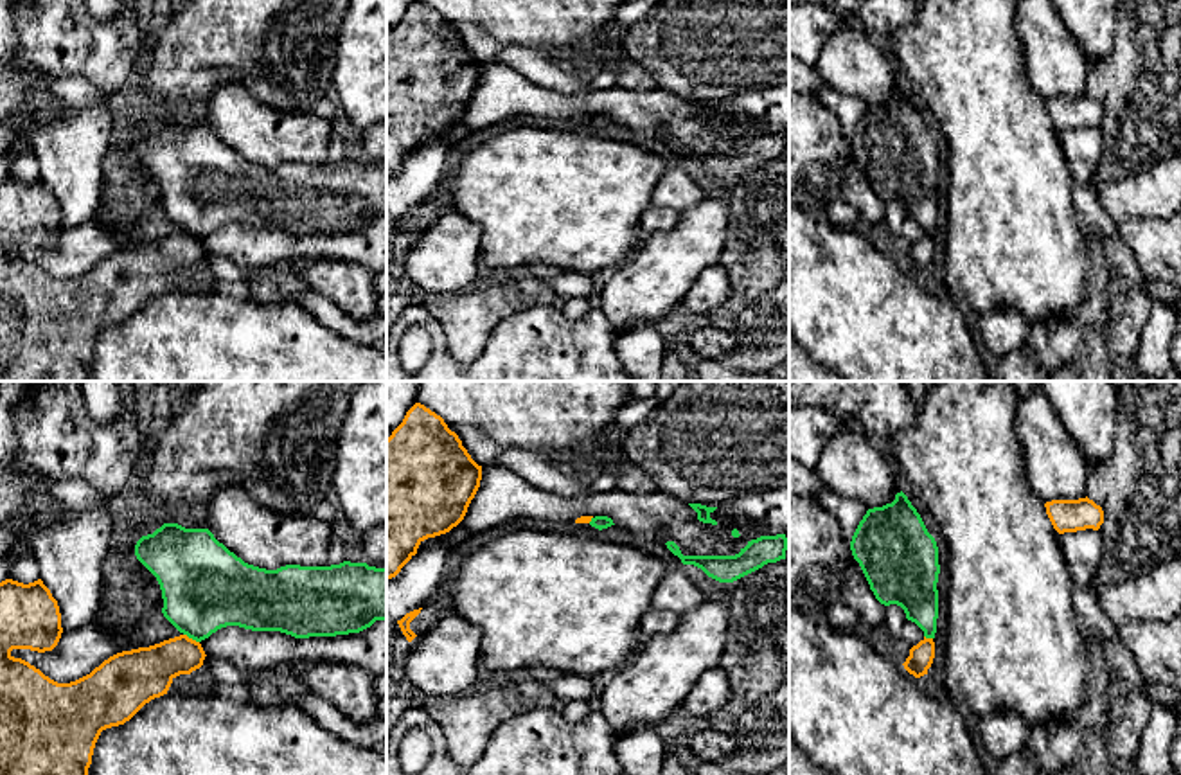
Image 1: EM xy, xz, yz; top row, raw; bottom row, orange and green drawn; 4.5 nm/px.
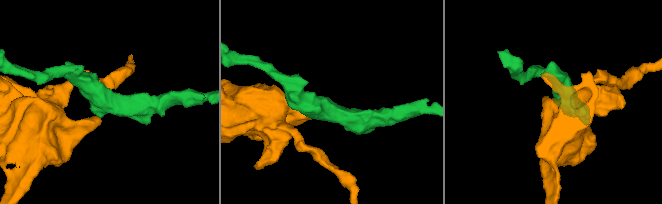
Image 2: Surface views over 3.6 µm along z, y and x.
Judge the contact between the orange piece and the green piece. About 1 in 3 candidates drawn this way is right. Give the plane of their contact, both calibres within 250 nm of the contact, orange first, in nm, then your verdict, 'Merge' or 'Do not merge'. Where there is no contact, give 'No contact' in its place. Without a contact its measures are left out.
Touches orange in xy. Thickness 220 nm (orange) against 400 nm. Do not merge

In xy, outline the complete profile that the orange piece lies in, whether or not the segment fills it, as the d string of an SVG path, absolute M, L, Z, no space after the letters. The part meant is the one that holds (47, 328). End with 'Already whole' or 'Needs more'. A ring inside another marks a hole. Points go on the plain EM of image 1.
M41 176L0 180L0 381L86 381L101 329L129 318L146 300L167 291L176 273L200 266L207 254L200 239L180 232L117 250L90 272L58 281L11 252L13 246L52 248L61 230L58 198Z. Already whole

